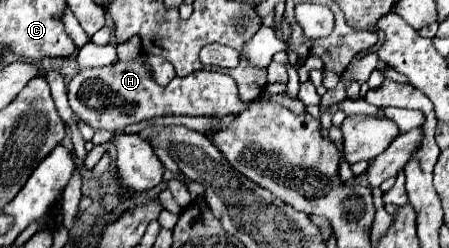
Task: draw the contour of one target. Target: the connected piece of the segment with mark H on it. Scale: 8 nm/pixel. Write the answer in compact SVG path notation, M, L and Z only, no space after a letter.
M138 55L130 61L118 61L106 67L96 67L96 69L84 69L78 75L74 75L74 79L68 85L68 101L72 111L86 121L94 131L106 129L106 131L122 131L134 123L146 121L146 119L154 119L154 117L166 117L166 115L188 115L188 117L224 117L224 115L238 115L244 109L248 109L250 103L240 101L236 83L232 81L232 77L228 73L220 73L220 71L196 71L190 73L186 77L174 77L166 87L158 85L154 81L152 69L146 63L146 55Z

